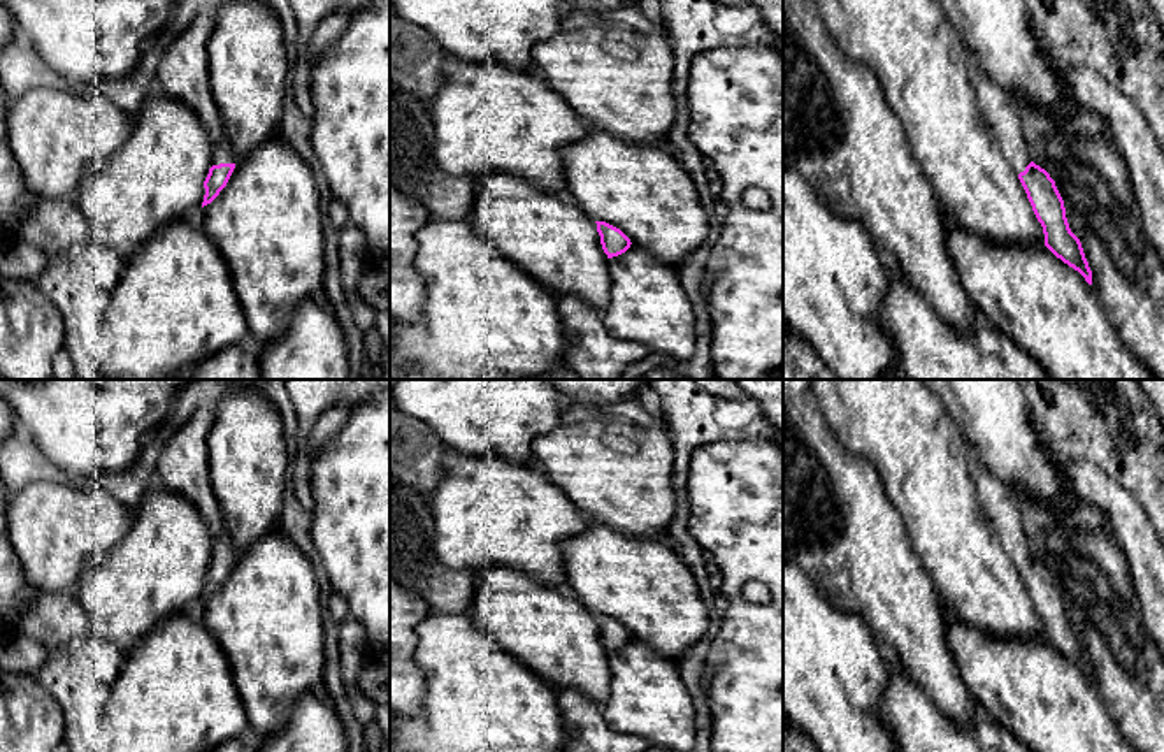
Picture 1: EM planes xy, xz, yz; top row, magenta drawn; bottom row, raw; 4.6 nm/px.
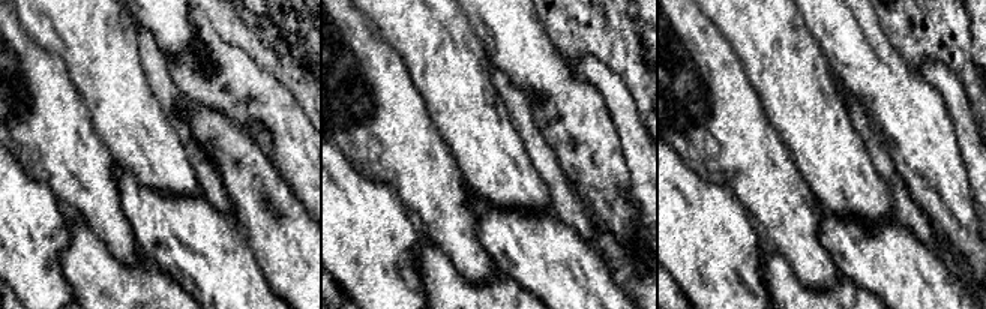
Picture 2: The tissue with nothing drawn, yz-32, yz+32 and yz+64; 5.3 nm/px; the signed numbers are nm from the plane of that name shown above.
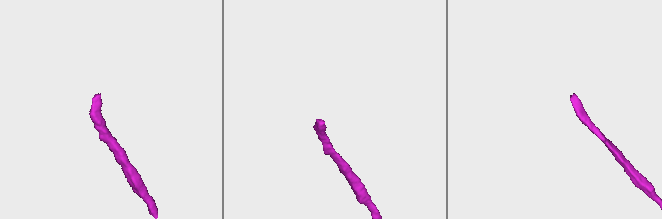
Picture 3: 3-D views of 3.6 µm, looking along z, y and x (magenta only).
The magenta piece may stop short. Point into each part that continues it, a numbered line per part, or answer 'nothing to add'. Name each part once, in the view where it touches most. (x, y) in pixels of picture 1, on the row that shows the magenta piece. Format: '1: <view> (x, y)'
1: xy (222, 153)

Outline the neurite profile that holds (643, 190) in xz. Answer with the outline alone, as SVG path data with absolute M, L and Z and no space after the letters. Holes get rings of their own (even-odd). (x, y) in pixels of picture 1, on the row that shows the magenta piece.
M590 127L583 141L562 148L562 162L565 195L593 221L620 228L665 265L681 267L706 242L713 218L701 206L693 179L665 146L636 146Z

